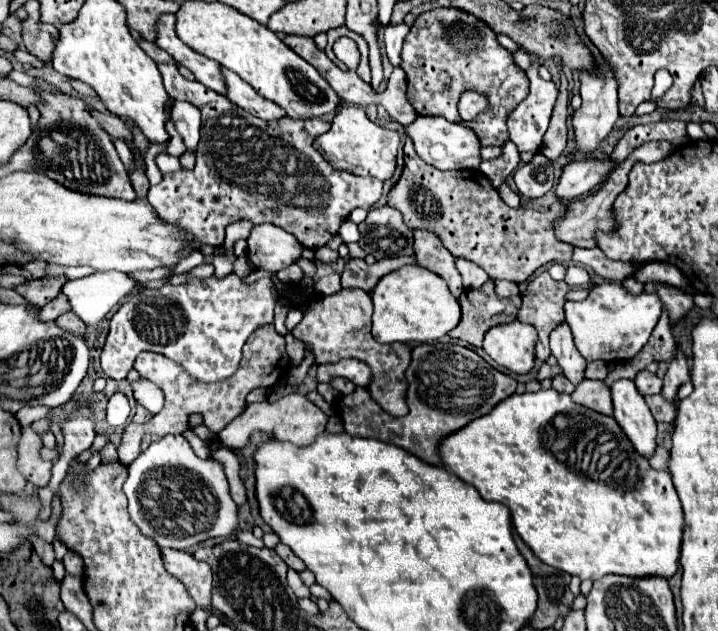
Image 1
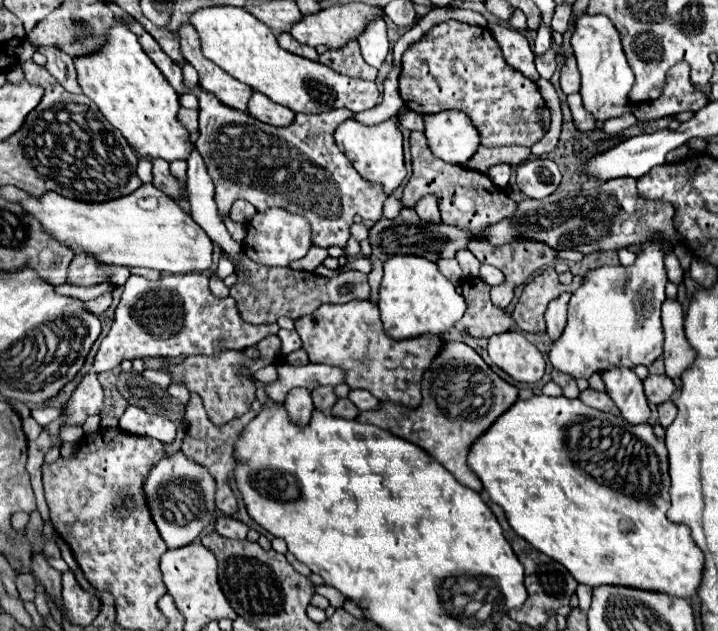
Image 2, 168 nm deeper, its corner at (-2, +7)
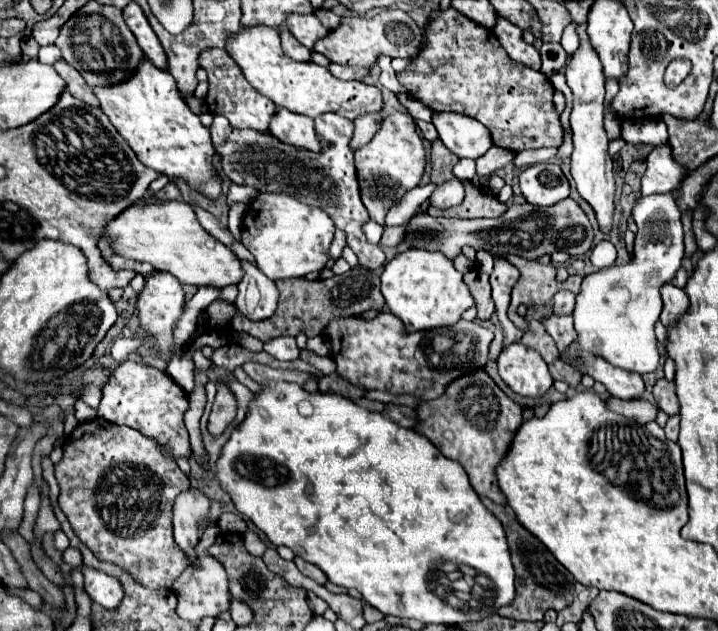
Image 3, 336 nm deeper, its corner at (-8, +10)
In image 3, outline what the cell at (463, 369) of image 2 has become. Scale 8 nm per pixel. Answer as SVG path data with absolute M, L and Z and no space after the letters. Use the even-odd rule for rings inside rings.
M476 370L454 380L446 388L444 396L422 402L418 408L418 418L418 432L424 434L446 458L462 464L474 492L506 506L506 496L496 480L496 468L506 456L506 450L522 424L520 406L514 404L484 370Z

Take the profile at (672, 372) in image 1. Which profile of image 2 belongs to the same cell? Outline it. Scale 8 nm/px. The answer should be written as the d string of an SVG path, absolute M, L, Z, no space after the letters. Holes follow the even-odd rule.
M670 299L664 301L662 329L664 329L666 375L682 377L682 373L692 367L696 353L684 335L684 313L678 301L670 301Z

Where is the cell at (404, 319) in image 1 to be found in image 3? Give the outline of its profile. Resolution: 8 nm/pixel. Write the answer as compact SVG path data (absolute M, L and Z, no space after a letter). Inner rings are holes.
M418 248L402 252L384 266L380 278L388 310L404 322L408 332L452 326L468 308L474 306L474 298L462 280L462 272L458 272L452 266L452 260L446 260L440 252Z

